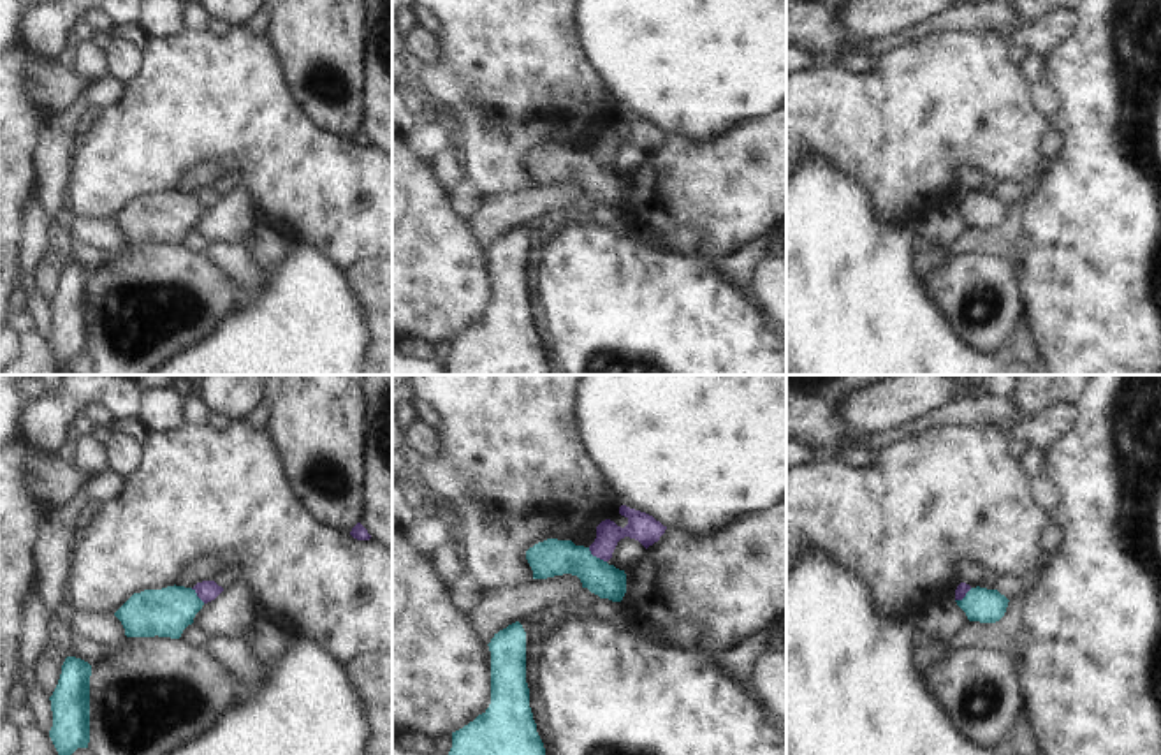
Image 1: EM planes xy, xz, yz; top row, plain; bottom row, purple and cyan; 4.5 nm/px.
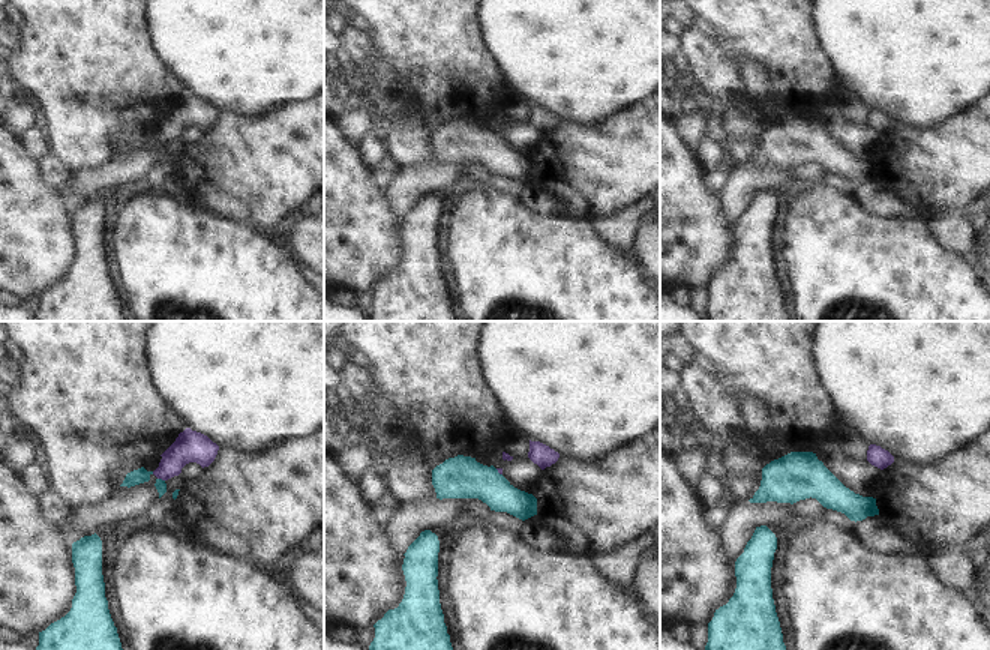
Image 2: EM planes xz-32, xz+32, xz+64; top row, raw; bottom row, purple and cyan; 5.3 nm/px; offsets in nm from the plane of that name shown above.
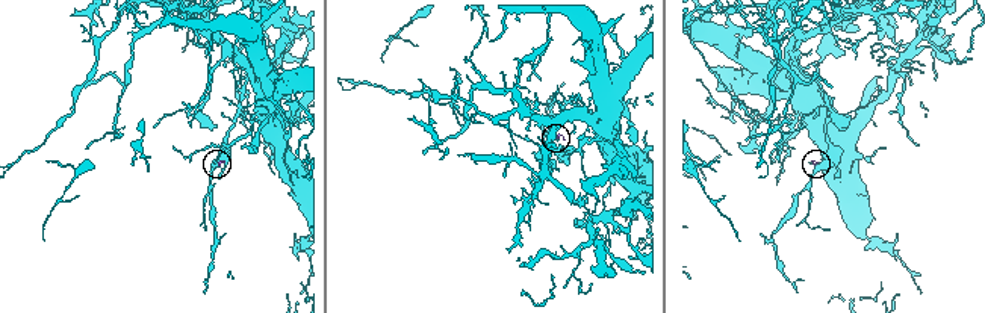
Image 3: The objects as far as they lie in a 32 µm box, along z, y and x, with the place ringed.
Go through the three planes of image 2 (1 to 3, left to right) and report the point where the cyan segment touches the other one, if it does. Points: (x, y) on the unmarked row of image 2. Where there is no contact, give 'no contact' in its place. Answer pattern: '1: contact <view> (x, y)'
1: contact xz-32 (161, 141)
2: contact xz+32 (498, 135)
3: no contact

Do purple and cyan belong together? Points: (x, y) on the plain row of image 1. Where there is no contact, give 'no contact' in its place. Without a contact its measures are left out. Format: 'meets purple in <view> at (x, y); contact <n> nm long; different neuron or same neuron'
meets purple in xz at (597, 162); contact 110 nm long; different neuron

